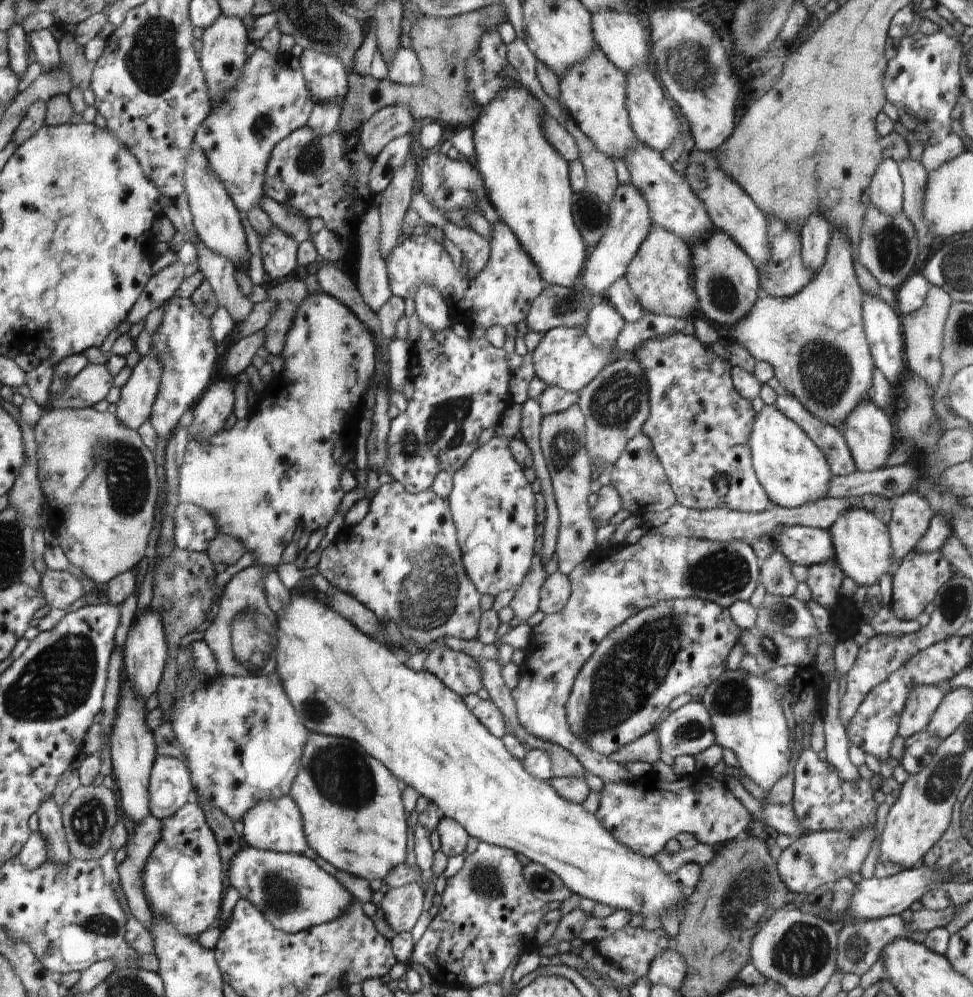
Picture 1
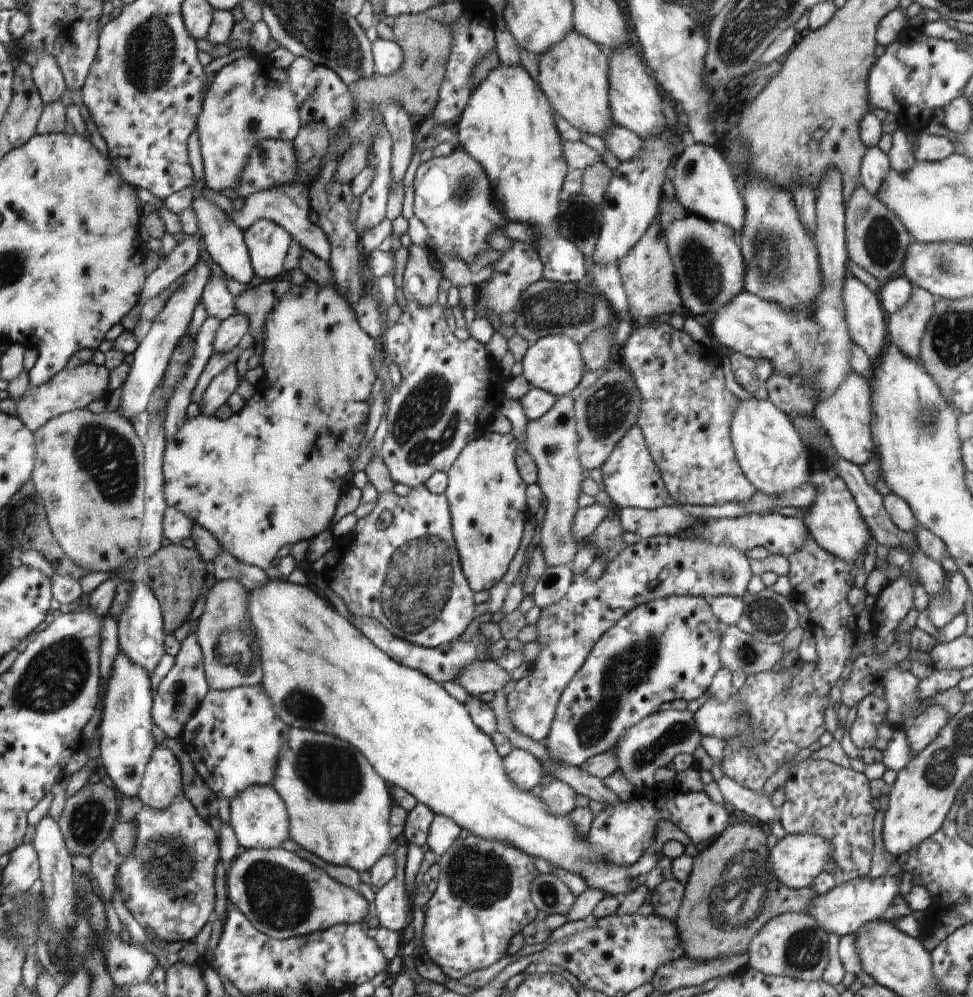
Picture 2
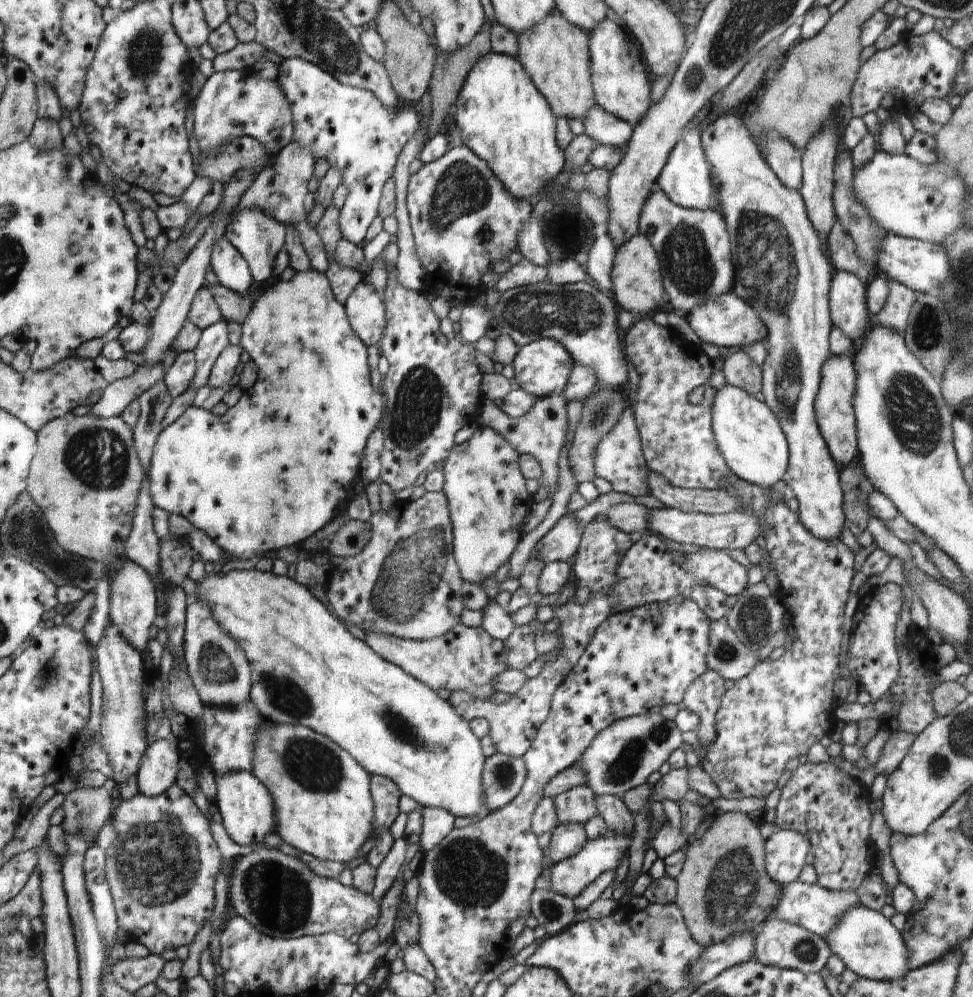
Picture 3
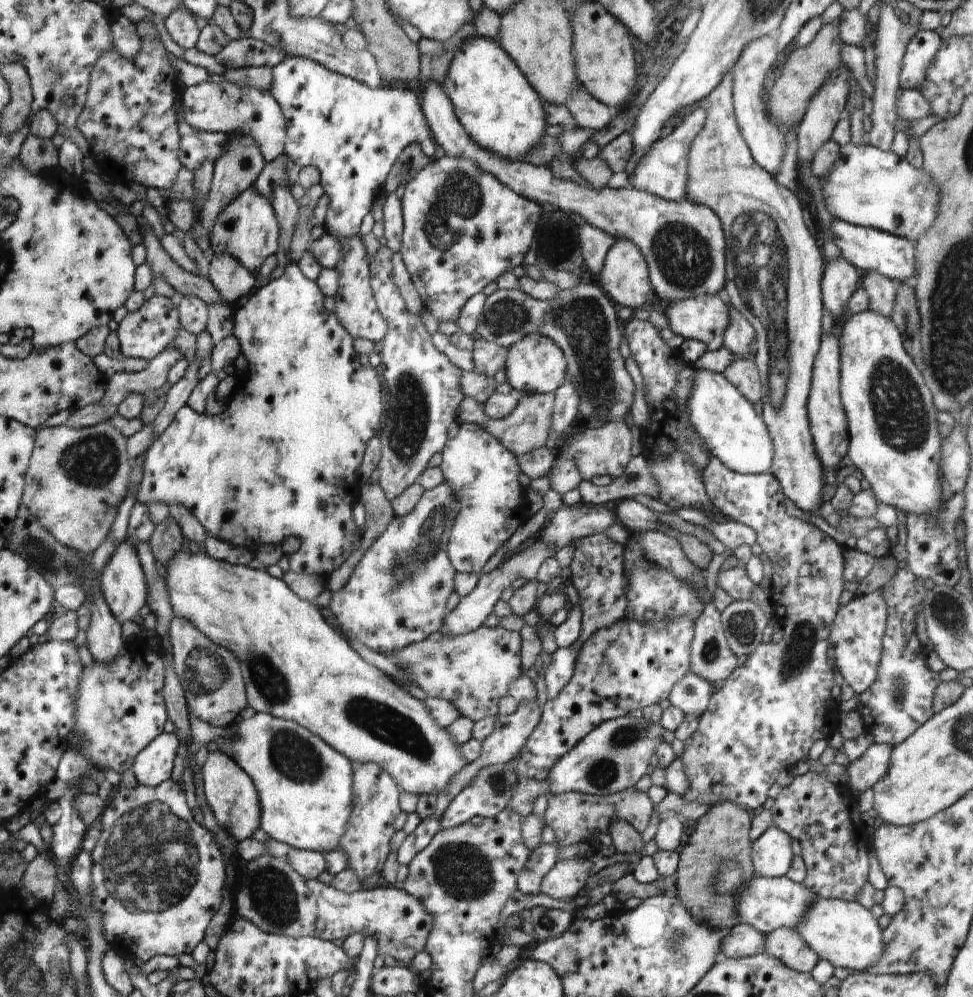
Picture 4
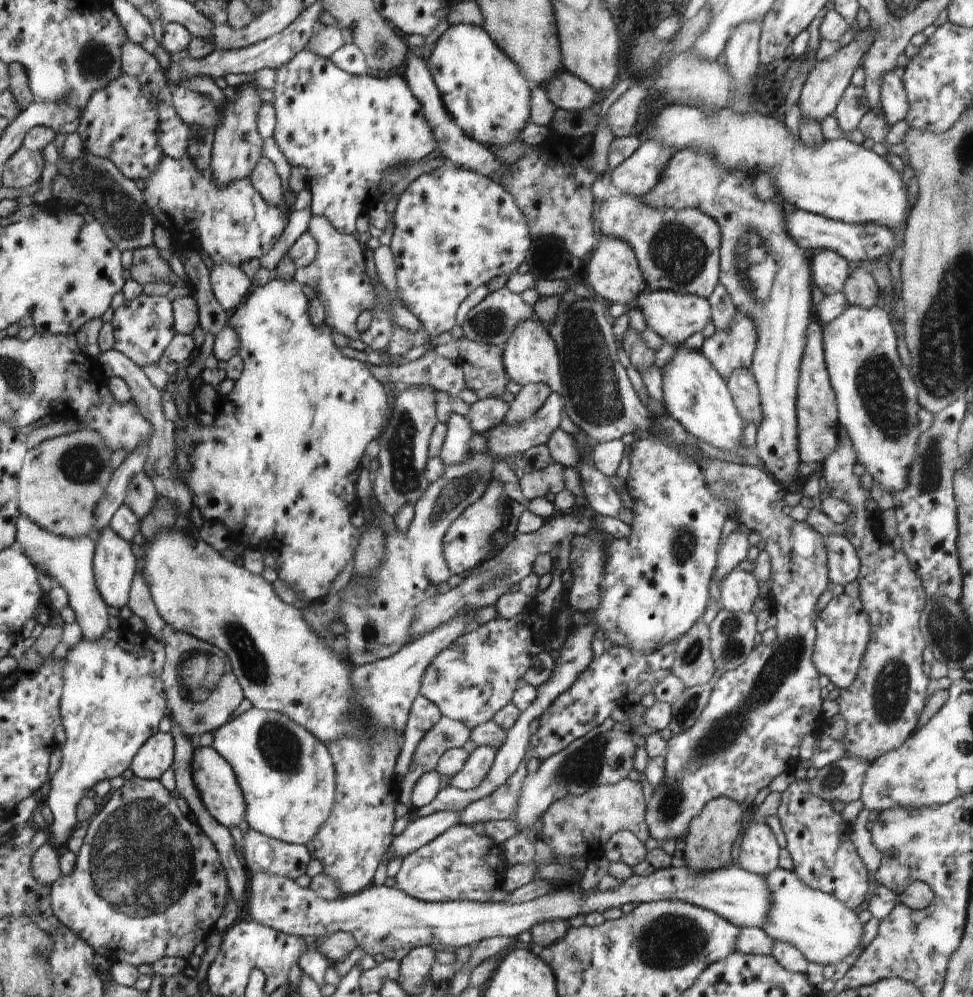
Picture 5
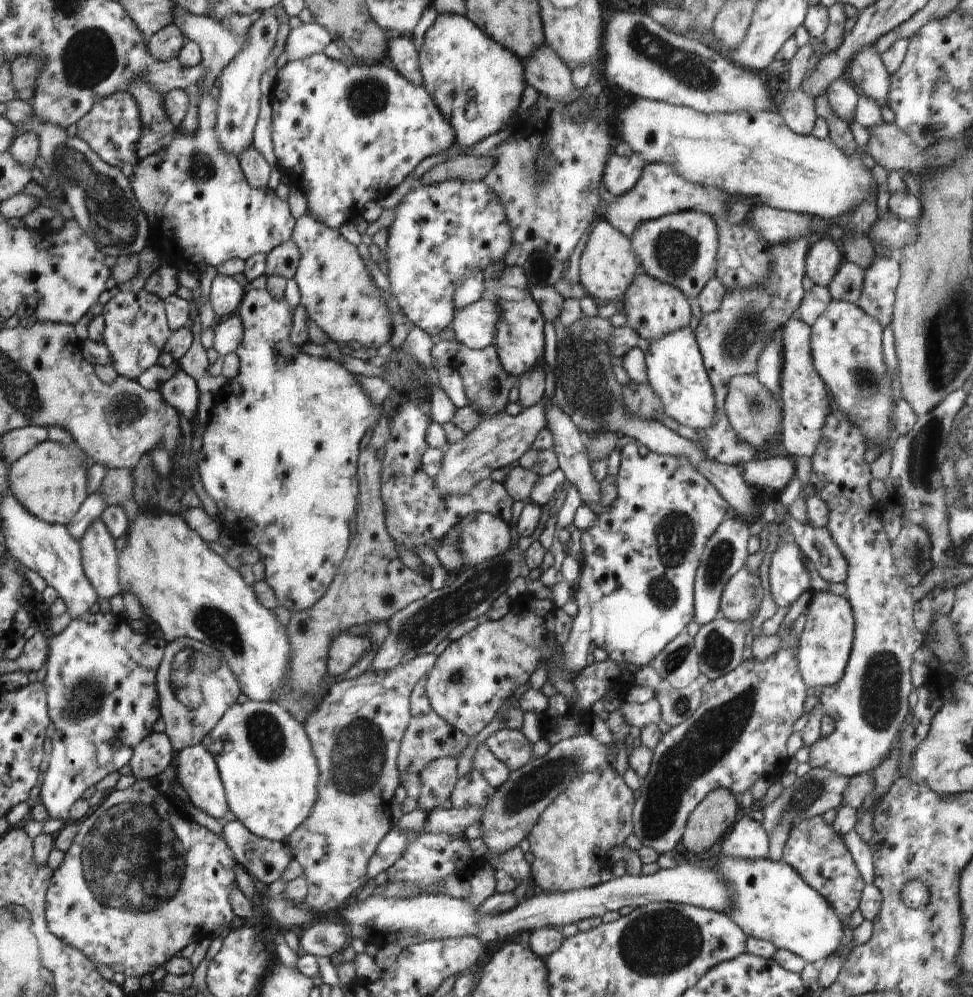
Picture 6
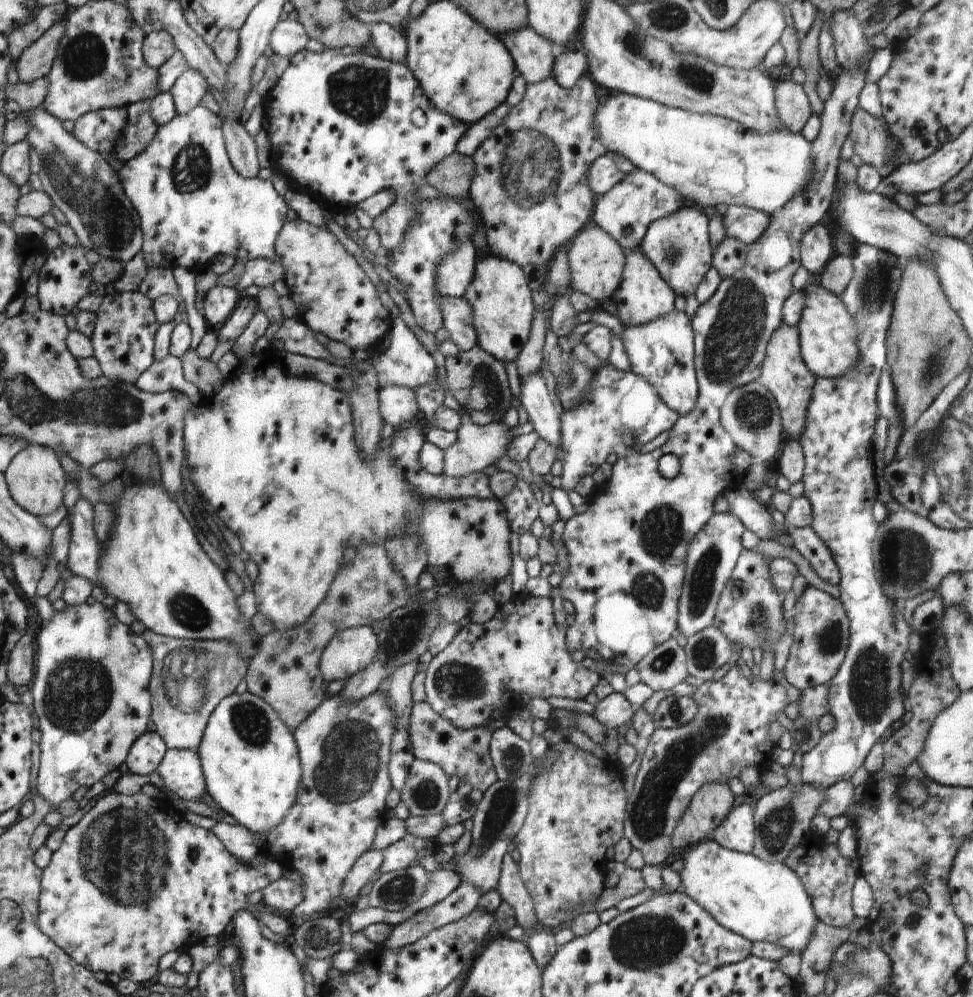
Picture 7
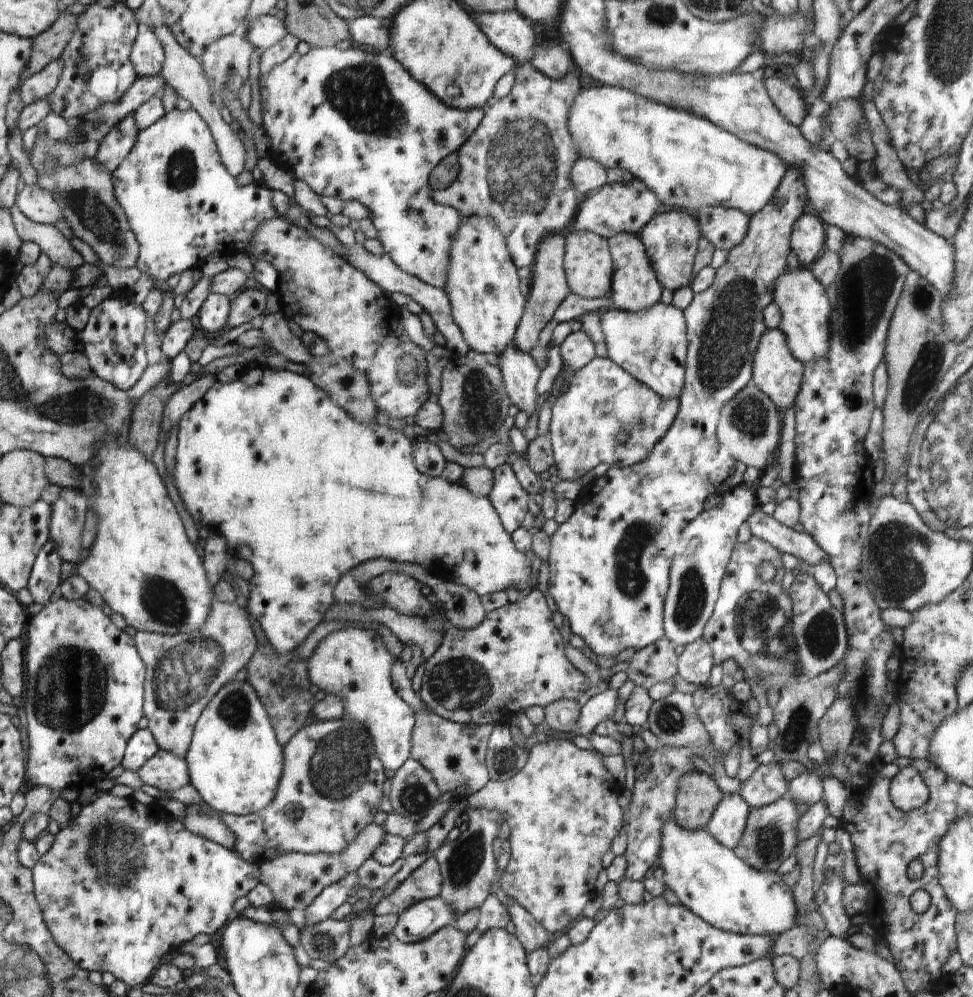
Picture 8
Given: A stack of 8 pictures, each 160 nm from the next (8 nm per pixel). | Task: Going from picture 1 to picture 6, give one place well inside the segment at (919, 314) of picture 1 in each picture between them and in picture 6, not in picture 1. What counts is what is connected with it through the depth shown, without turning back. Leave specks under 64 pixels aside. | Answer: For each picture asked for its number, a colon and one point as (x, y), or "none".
2: (906, 326)
3: (894, 313)
4: (881, 291)
5: (860, 289)
6: (846, 285)

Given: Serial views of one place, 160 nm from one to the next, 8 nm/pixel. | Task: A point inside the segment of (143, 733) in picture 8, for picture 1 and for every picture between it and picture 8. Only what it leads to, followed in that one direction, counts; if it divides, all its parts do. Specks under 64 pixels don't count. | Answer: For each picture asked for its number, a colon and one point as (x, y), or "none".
1: (170, 785)
2: (161, 784)
3: (157, 773)
4: (152, 766)
5: (154, 757)
6: (153, 755)
7: (146, 754)

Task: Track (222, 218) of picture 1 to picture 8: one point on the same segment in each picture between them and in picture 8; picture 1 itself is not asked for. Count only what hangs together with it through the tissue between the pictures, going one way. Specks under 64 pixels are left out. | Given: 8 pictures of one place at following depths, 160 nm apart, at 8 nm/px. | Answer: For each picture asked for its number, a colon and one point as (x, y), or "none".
2: (226, 248)
3: (229, 265)
4: (232, 280)
5: (229, 283)
6: (226, 294)
7: (219, 302)
8: (213, 314)

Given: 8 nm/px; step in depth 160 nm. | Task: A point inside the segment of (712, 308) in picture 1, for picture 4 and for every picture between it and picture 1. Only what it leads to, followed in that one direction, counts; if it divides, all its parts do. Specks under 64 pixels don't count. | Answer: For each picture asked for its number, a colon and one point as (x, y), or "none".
2: (707, 262)
3: (696, 260)
4: (683, 242)

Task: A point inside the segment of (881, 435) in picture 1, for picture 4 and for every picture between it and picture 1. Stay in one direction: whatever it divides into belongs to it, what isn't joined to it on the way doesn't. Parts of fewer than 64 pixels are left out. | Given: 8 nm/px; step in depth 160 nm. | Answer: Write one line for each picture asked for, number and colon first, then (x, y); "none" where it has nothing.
2: (846, 416)
3: (835, 415)
4: (828, 424)

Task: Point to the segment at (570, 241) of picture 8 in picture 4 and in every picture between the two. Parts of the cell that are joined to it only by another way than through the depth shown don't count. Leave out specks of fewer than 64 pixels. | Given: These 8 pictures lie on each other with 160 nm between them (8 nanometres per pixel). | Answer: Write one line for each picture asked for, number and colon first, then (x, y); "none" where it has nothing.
4: (624, 276)
5: (613, 272)
6: (608, 264)
7: (597, 261)

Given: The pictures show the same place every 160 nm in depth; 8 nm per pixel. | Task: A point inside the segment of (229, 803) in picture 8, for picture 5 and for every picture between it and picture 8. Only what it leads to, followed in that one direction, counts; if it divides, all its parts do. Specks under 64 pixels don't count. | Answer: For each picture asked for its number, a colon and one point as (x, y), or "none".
5: (287, 776)
6: (265, 759)
7: (249, 756)

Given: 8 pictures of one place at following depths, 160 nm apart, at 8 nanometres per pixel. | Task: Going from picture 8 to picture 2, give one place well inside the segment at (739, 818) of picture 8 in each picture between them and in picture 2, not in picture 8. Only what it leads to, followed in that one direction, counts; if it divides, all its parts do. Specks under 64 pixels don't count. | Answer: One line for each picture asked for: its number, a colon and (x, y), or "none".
2: (796, 859)
3: (786, 851)
4: (771, 854)
5: (759, 853)
6: (747, 839)
7: (736, 832)

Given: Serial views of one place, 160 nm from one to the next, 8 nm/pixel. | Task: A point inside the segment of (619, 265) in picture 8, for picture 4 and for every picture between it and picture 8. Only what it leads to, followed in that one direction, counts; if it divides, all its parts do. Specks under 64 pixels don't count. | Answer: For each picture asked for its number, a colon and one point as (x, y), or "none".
4: (704, 316)
5: (673, 316)
6: (653, 309)
7: (643, 295)

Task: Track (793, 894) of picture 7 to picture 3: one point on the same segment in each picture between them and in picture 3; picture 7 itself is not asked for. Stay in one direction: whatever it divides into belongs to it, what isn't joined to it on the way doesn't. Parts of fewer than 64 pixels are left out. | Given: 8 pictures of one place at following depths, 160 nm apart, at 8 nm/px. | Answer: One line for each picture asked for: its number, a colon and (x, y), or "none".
3: (867, 943)
4: (844, 933)
5: (825, 930)
6: (771, 901)

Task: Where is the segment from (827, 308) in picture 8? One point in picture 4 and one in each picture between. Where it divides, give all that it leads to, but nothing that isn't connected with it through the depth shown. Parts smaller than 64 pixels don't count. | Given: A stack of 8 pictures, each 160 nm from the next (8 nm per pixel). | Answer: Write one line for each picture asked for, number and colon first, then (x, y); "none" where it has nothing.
4: (893, 438)
5: (876, 397)
6: (846, 344)
7: (827, 333)

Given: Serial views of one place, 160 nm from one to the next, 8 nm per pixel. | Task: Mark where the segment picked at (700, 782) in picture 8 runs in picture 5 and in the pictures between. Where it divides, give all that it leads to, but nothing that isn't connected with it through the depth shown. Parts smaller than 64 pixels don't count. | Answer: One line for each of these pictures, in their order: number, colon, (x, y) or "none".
5: (708, 844)
6: (716, 813)
7: (712, 802)

